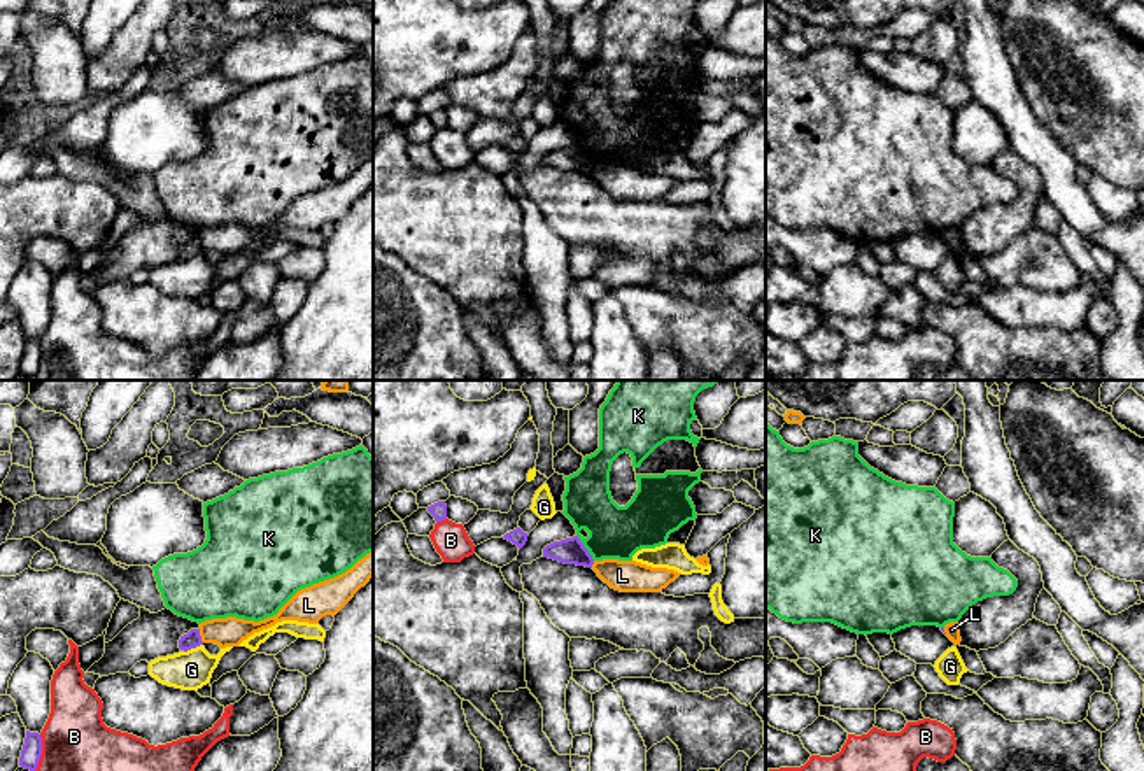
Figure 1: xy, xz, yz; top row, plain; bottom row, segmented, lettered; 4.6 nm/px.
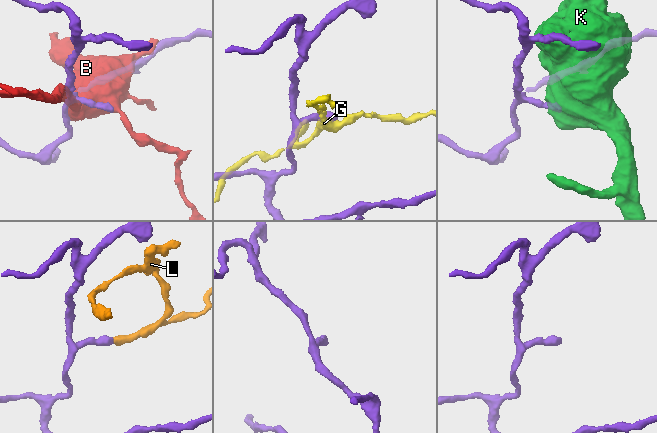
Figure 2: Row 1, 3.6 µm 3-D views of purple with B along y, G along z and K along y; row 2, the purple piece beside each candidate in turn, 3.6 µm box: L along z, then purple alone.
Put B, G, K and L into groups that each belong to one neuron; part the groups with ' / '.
B / G / K / L

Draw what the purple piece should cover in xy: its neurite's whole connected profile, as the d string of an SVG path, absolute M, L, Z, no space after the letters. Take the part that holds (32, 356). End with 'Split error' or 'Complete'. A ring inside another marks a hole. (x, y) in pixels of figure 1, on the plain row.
M26 338L19 373L35 378L42 363L42 345L39 340Z. Complete

